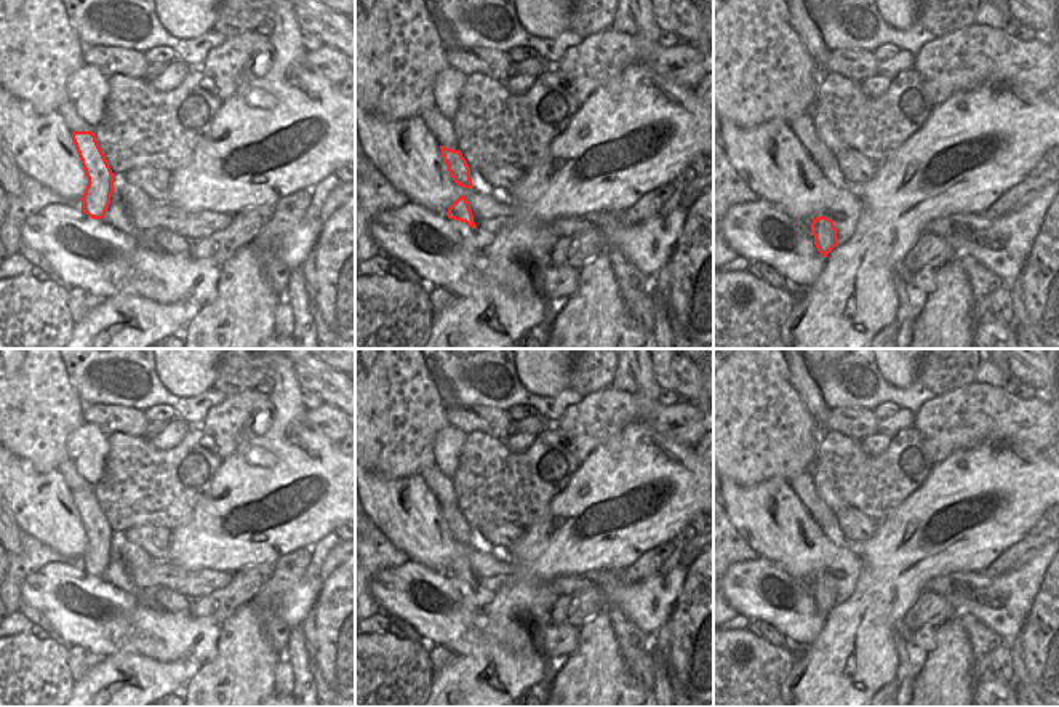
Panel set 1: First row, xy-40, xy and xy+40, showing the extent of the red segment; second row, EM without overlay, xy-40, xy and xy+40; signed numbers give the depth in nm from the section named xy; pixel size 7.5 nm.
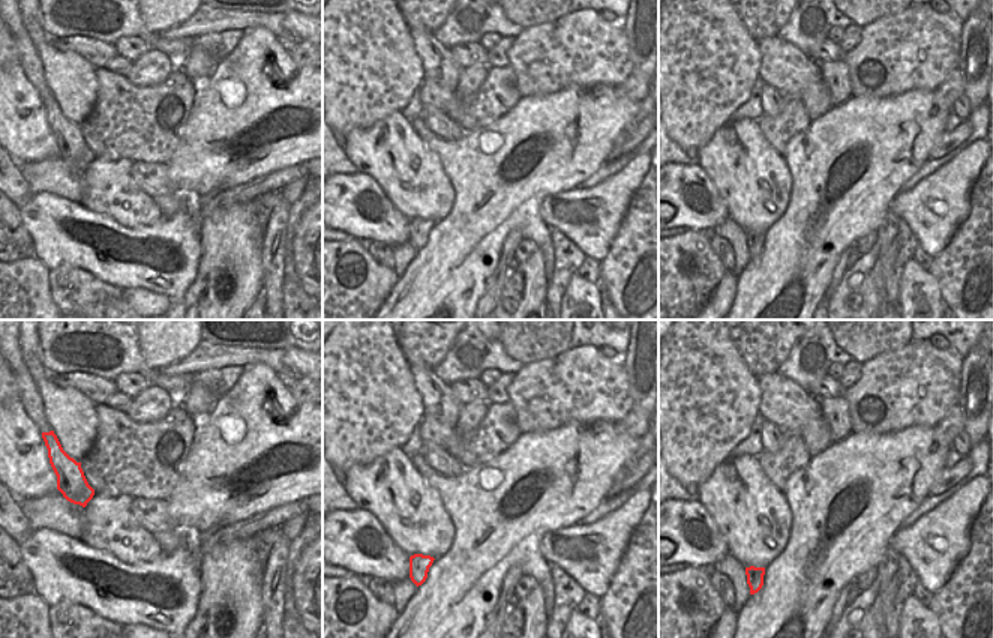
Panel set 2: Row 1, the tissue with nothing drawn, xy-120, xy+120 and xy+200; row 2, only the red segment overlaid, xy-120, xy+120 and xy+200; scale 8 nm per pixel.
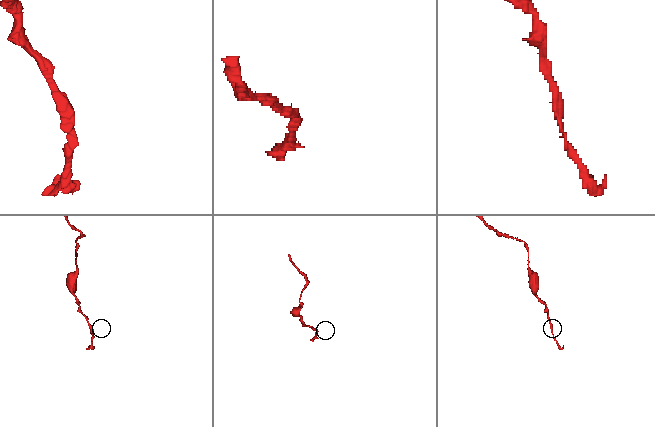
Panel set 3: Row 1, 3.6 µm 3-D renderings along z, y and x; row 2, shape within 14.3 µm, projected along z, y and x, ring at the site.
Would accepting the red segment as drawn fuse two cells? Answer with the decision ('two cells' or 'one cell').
one cell

